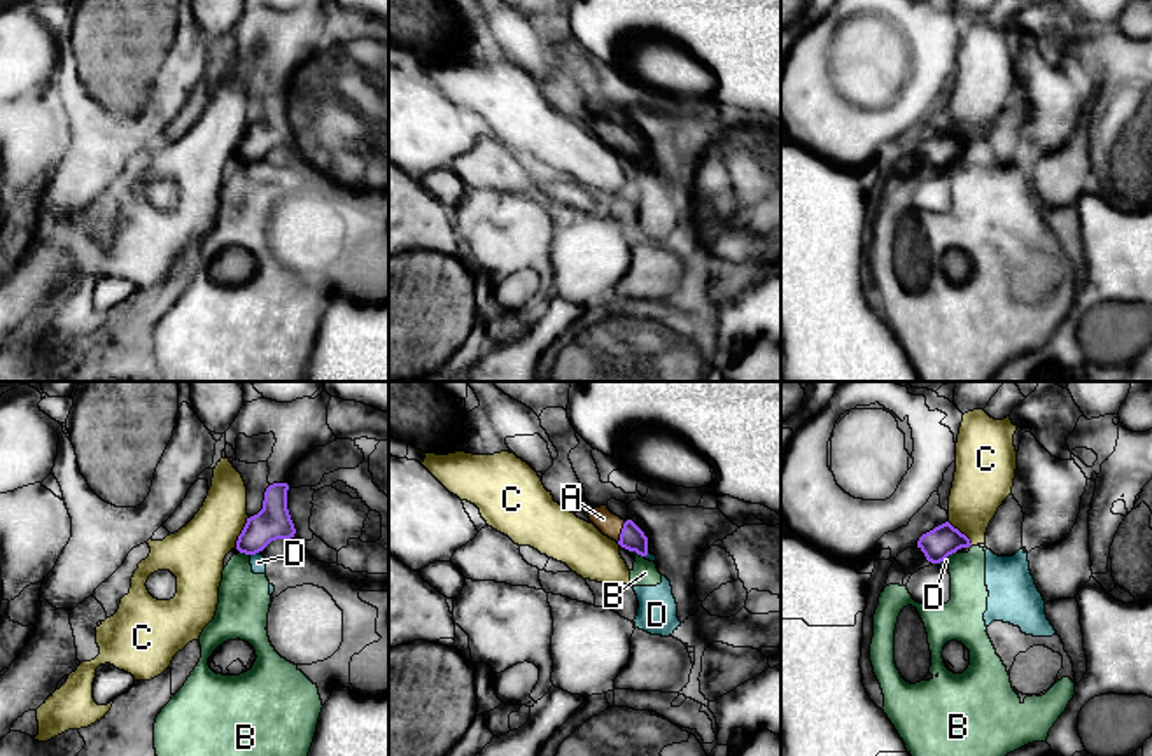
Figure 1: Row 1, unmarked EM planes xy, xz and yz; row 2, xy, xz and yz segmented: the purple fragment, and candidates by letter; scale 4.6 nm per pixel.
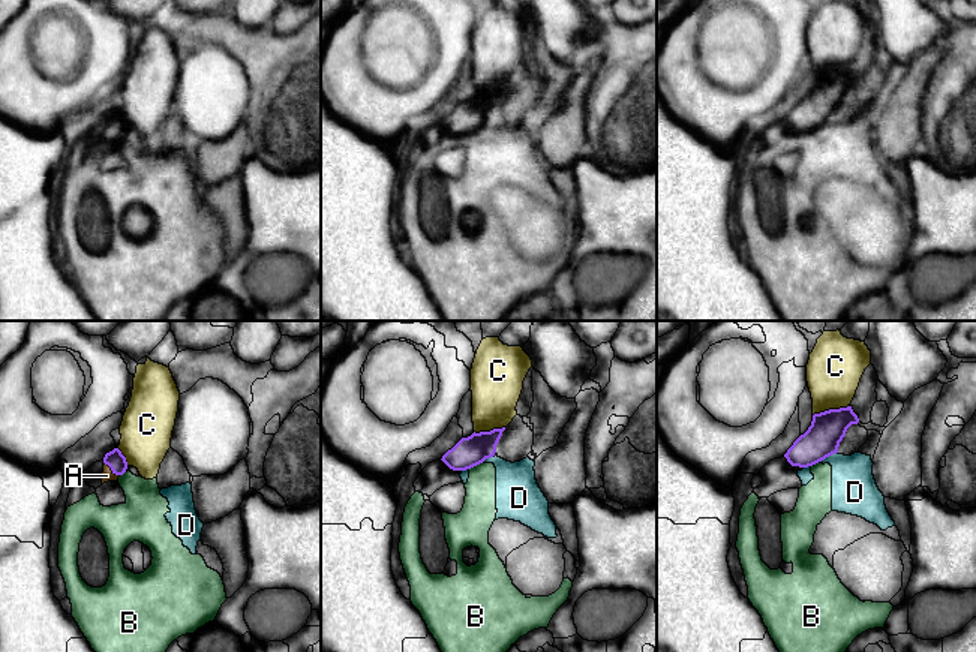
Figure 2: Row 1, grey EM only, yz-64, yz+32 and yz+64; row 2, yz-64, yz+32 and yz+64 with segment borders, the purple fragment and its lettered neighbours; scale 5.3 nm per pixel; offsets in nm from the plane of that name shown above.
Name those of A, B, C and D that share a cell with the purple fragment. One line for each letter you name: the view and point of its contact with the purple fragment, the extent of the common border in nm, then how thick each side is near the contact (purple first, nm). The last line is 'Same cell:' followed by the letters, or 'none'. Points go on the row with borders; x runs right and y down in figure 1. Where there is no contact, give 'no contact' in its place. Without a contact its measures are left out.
A: xz (622, 532) | 100 nm | 110/100 nm
Same cell: A

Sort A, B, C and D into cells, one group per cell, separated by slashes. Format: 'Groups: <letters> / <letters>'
Groups: A / B D / C

